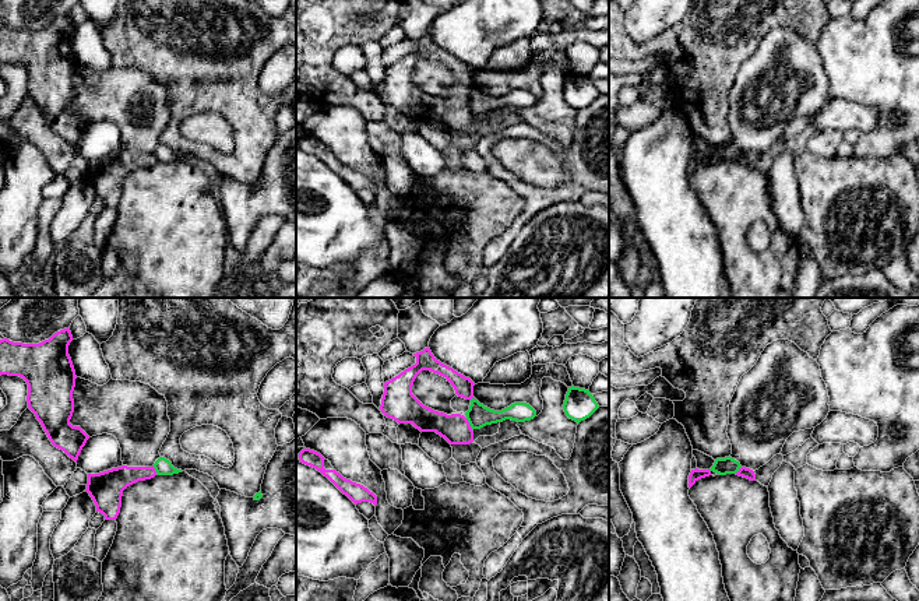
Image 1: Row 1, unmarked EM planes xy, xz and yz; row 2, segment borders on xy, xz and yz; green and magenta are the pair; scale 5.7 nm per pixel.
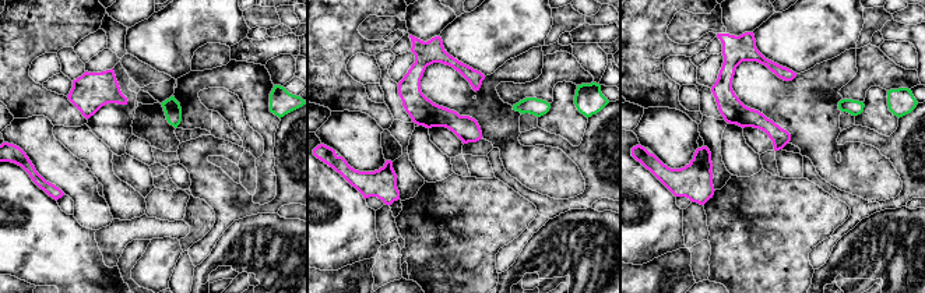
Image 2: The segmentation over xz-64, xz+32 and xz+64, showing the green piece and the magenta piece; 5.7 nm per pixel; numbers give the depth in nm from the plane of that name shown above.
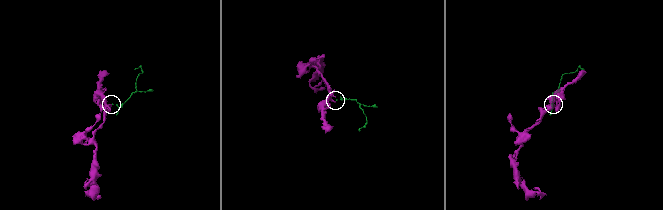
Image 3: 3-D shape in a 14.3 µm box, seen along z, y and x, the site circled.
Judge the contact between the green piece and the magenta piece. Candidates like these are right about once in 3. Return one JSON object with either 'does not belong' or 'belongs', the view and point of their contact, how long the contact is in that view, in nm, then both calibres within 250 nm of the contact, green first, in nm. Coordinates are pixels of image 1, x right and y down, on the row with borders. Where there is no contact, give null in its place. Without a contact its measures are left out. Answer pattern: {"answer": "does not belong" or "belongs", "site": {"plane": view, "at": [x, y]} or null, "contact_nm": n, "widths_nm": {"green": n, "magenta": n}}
{"answer": "does not belong", "site": {"plane": "xz", "at": [469, 424]}, "contact_nm": 80, "widths_nm": {"green": 140, "magenta": 170}}

